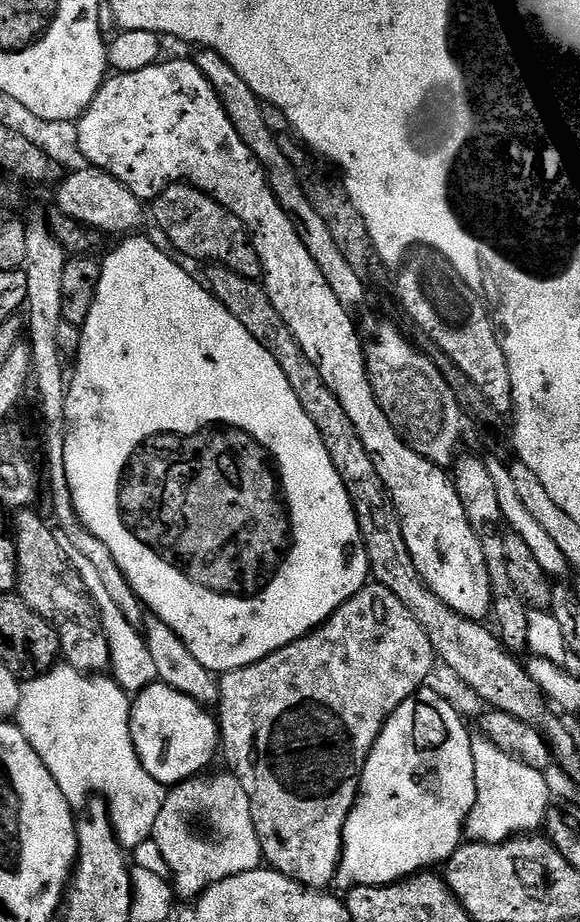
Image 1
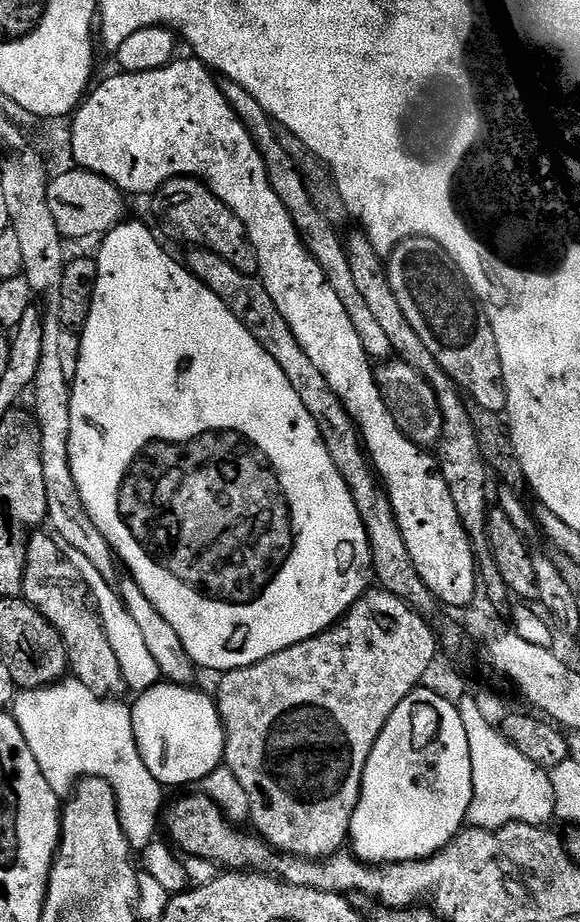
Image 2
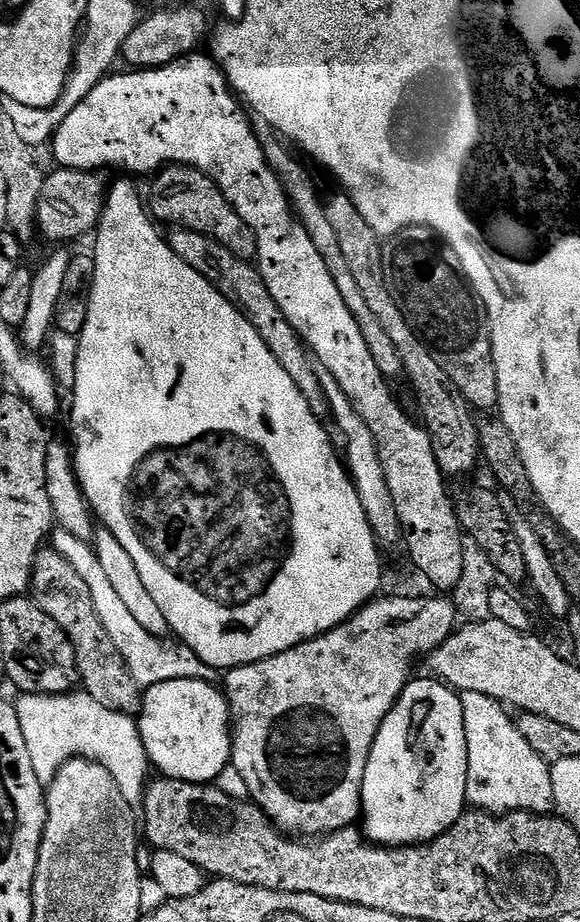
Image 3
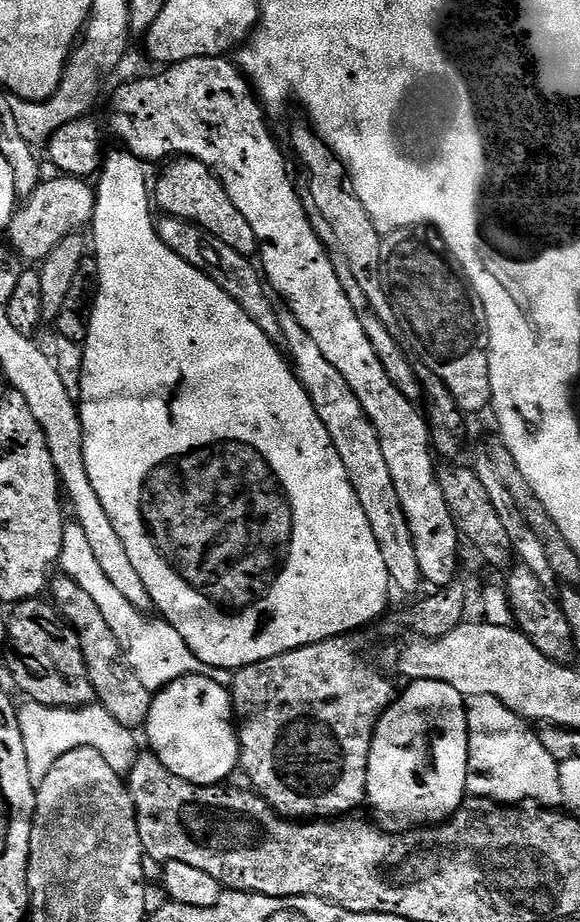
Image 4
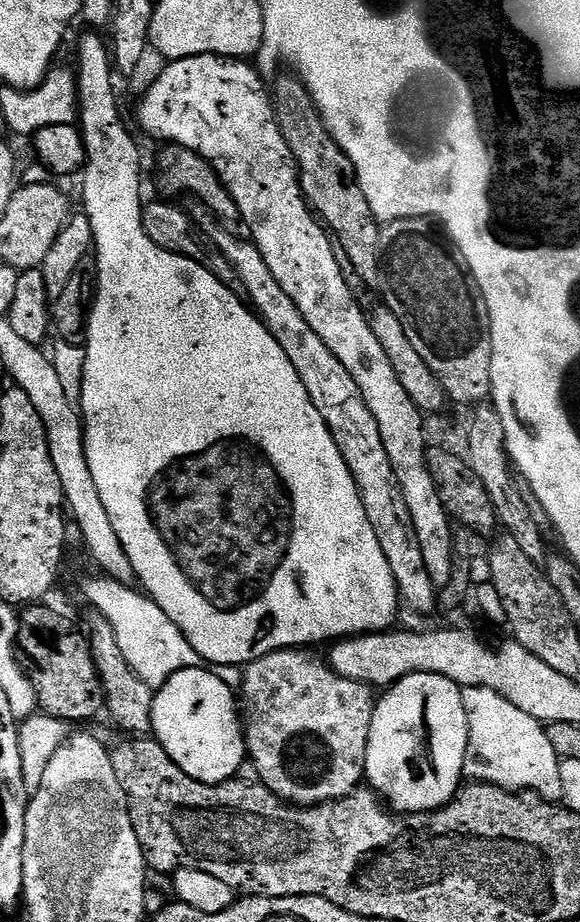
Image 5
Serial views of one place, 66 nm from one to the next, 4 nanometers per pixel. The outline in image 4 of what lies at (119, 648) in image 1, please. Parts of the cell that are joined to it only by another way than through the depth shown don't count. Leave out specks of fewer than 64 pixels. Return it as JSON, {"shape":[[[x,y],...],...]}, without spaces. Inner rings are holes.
{"shape":[[[65,523],[58,568],[63,575],[74,578],[74,582],[78,582],[78,586],[82,586],[82,590],[86,590],[90,598],[94,598],[98,610],[102,610],[102,614],[106,617],[110,630],[114,630],[114,638],[118,638],[118,646],[122,646],[122,654],[126,662],[130,662],[130,670],[138,674],[138,682],[142,682],[146,690],[155,694],[184,676],[199,676],[205,671],[206,666],[193,654],[190,646],[182,642],[182,634],[178,634],[174,626],[170,626],[164,619],[155,615],[139,612],[111,584],[110,578],[106,578],[106,573],[102,571],[102,566],[98,566],[98,558],[94,558],[90,542],[86,538],[86,530],[82,530],[82,526],[78,523]]]}

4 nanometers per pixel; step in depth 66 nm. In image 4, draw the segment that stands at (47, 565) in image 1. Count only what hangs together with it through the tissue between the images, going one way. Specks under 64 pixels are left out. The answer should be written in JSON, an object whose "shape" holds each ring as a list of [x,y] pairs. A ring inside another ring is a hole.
{"shape":[[[56,574],[50,581],[50,600],[65,622],[76,631],[78,642],[82,642],[86,674],[90,674],[90,686],[94,686],[100,707],[106,710],[106,714],[110,714],[110,718],[114,718],[114,722],[122,722],[122,726],[133,730],[143,729],[148,723],[154,693],[146,690],[146,686],[138,682],[138,674],[130,670],[130,662],[126,662],[122,646],[118,646],[118,638],[114,638],[114,630],[110,630],[94,598],[90,598],[90,594],[86,594],[86,590],[82,590],[74,578]]]}

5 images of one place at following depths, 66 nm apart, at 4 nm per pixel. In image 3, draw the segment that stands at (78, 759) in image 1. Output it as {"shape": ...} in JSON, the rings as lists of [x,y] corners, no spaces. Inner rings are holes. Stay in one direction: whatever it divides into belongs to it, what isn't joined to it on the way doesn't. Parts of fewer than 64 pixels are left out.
{"shape":[[[73,690],[62,696],[24,694],[19,698],[21,700],[15,701],[18,722],[22,726],[22,738],[26,738],[26,750],[30,750],[30,762],[40,784],[45,786],[52,784],[60,767],[68,760],[78,758],[92,760],[113,775],[114,781],[121,787],[126,802],[133,806],[143,805],[144,790],[148,787],[150,779],[150,761],[146,754],[146,746],[140,737],[137,721],[133,717],[114,710],[106,710],[106,706],[98,706],[98,702],[94,702],[94,698],[90,698],[83,690]]]}

